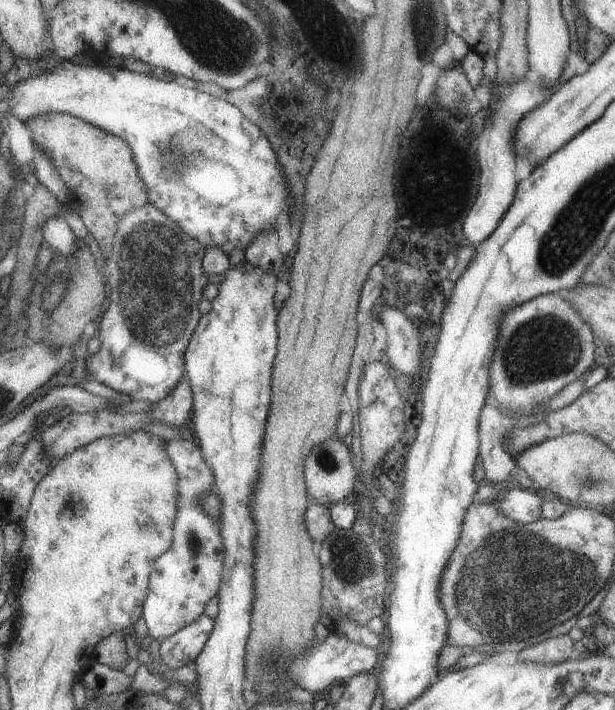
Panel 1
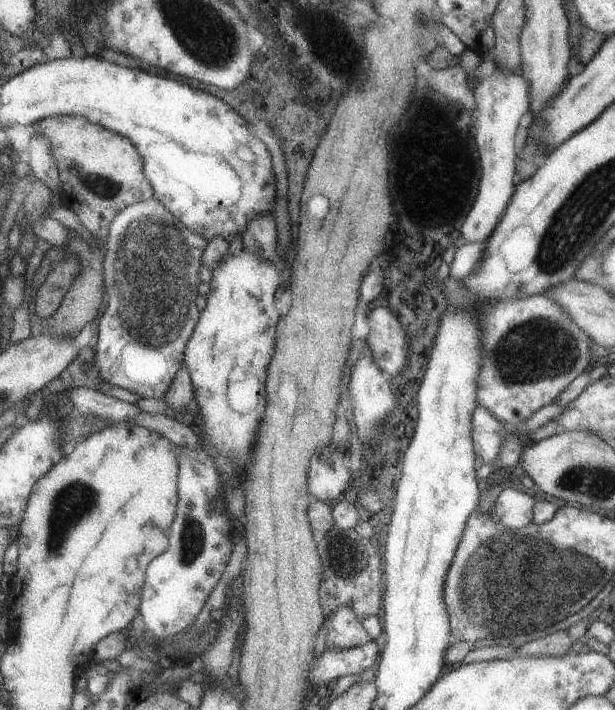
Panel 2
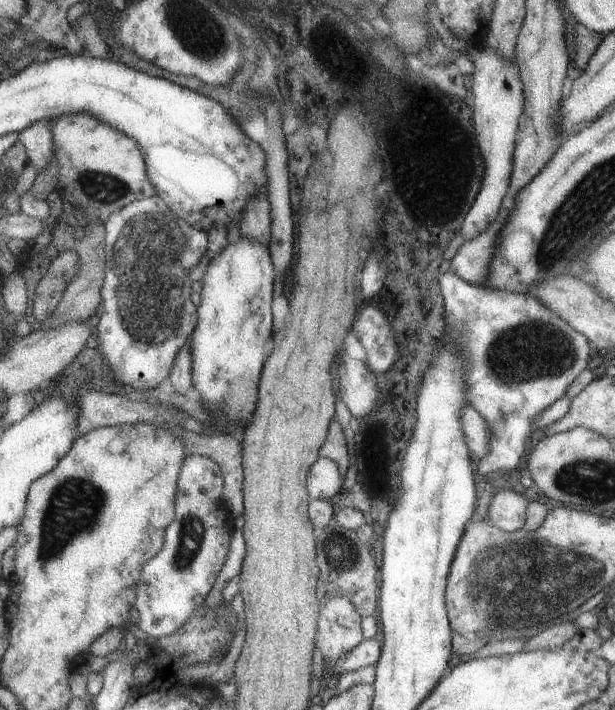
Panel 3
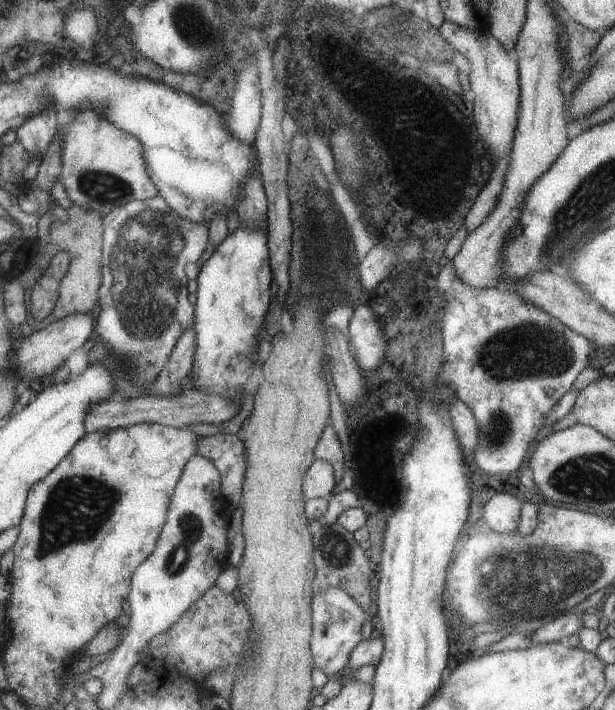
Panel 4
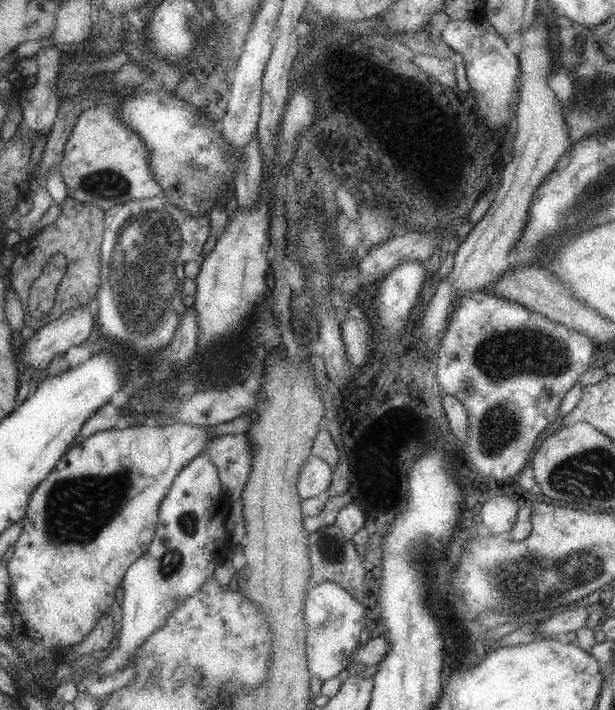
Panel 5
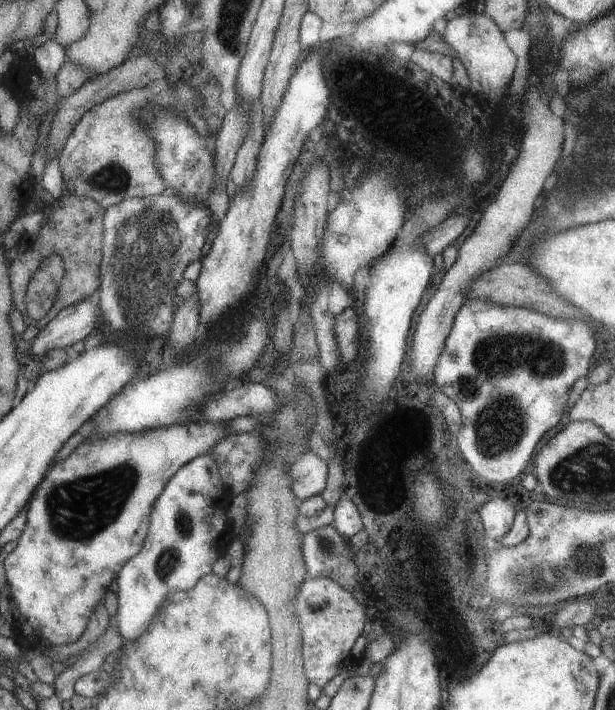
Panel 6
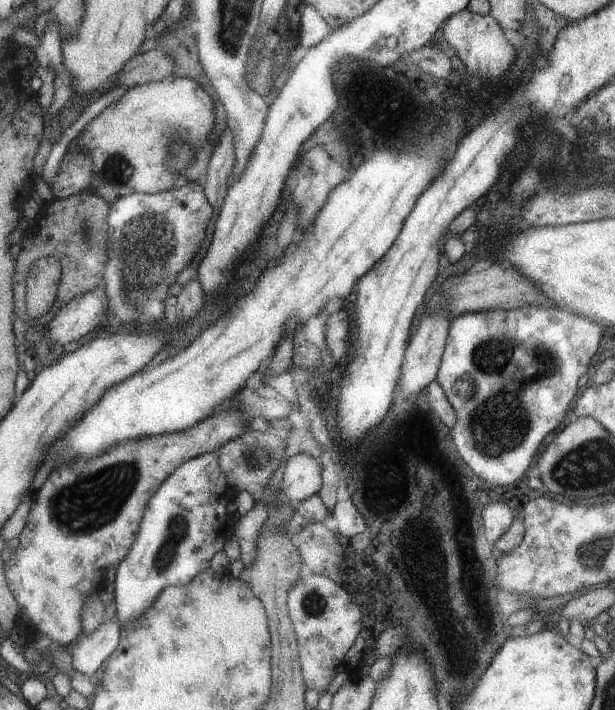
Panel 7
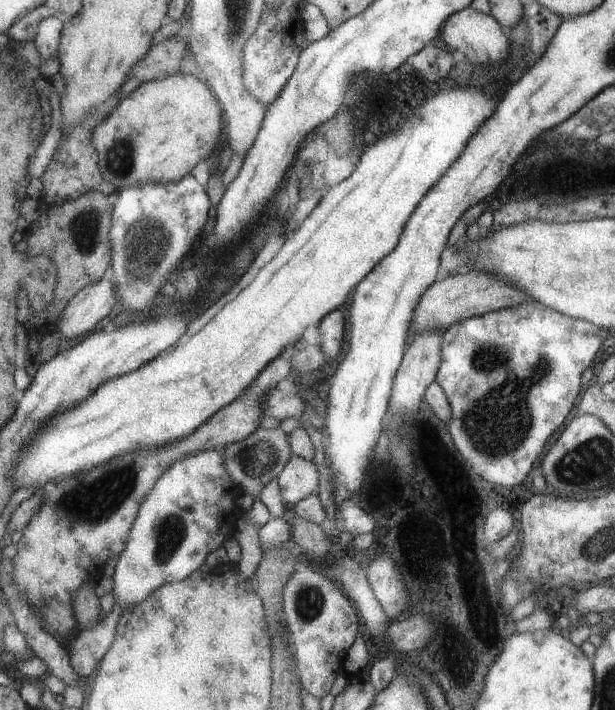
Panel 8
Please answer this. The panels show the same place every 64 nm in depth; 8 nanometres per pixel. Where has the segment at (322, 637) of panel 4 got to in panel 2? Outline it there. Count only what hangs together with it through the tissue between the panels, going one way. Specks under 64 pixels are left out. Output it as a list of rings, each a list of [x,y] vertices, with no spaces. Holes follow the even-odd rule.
[[[339,606],[323,617],[322,626],[327,648],[343,650],[374,641],[361,626],[361,621],[353,614],[350,606]]]

